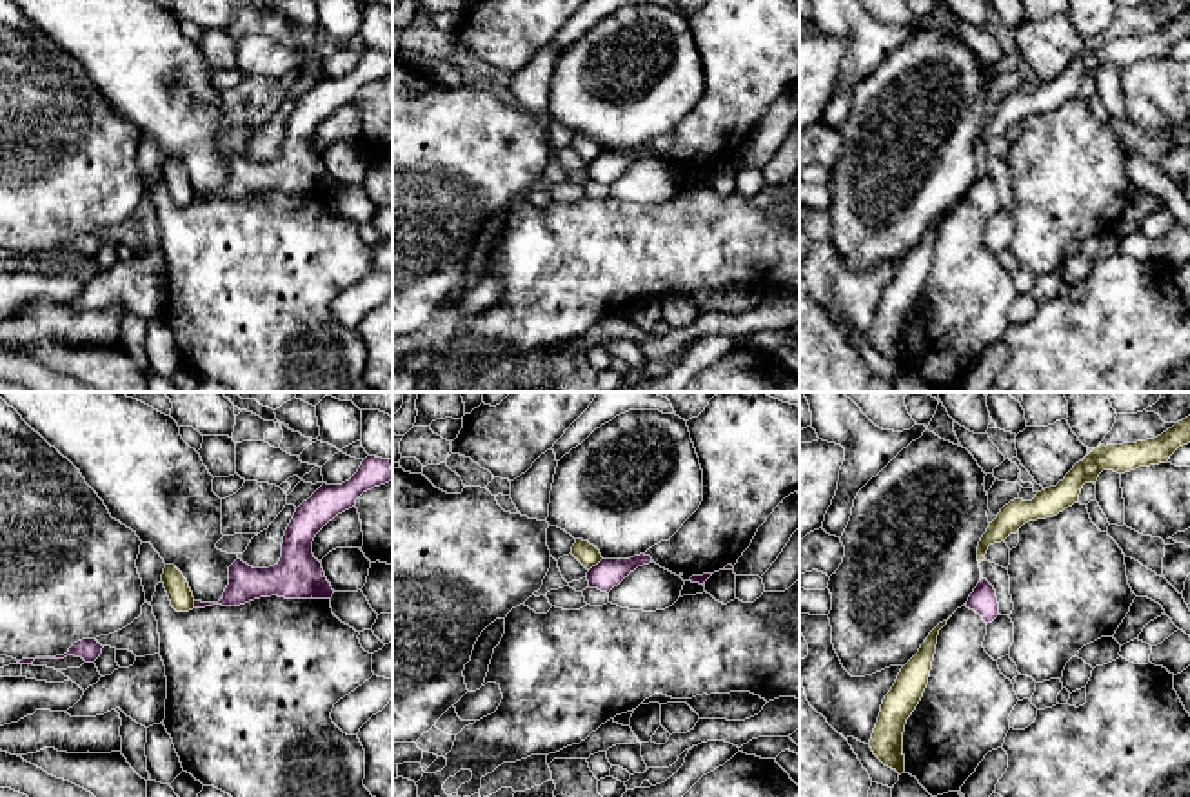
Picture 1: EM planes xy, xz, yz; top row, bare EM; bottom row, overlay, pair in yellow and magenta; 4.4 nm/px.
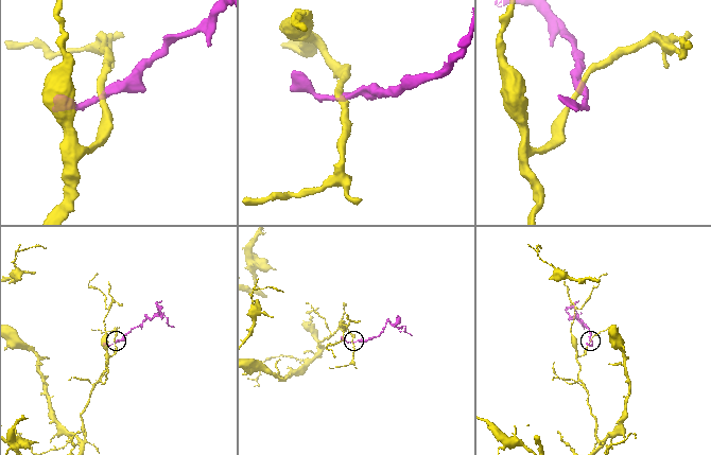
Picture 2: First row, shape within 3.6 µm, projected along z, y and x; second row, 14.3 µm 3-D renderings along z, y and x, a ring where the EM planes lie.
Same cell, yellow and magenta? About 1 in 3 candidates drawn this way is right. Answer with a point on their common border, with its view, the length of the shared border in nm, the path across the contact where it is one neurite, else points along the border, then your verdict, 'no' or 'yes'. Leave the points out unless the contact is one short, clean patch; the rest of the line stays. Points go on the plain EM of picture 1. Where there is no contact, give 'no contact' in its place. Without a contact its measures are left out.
meets yellow in xz at (594, 158); contact 90 nm long; border along xz (602, 151), (589, 164); no

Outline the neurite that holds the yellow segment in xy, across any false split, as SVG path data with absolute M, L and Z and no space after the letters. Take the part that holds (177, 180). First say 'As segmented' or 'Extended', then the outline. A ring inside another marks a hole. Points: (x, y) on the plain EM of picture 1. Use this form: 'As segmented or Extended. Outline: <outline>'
As segmented. Outline: M165 158L162 176L176 205L189 205L194 202L194 191L187 172L174 158Z

